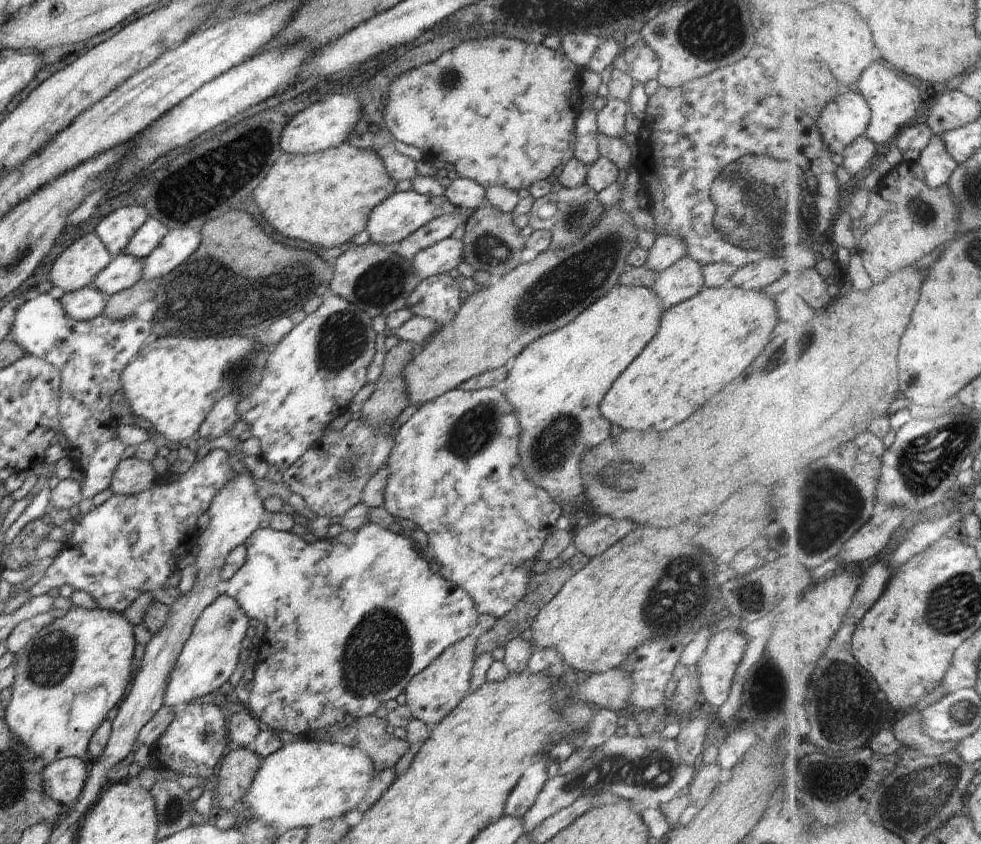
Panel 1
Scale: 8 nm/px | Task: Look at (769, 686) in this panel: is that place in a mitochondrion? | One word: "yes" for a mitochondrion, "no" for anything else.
no

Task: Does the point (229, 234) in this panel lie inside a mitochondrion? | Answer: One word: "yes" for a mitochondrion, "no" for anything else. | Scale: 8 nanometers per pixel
no

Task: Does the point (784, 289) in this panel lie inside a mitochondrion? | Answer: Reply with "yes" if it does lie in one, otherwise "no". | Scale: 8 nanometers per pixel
no

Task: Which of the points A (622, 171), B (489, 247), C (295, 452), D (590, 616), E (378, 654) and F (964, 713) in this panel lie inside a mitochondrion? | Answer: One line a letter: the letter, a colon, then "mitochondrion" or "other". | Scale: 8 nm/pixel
A: other
B: mitochondrion
C: other
D: other
E: mitochondrion
F: mitochondrion

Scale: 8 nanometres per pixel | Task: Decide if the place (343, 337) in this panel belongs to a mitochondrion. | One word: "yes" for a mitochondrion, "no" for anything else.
yes

